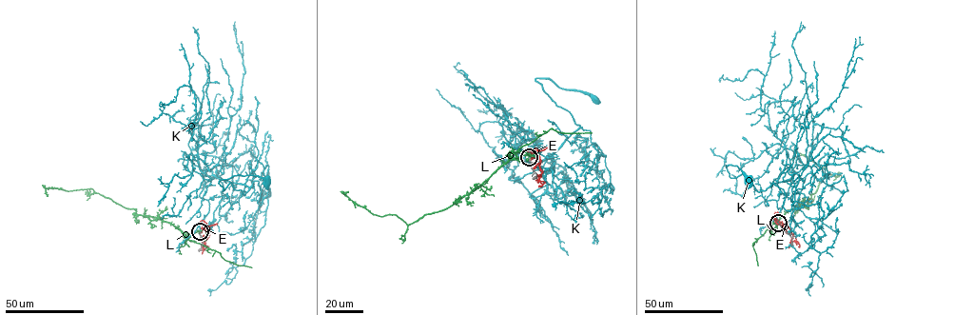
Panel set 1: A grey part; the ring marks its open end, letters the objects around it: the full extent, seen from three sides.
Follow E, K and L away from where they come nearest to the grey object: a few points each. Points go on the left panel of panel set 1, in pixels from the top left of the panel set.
E: (200, 232), (204, 228), (208, 231), (203, 251)
K: (200, 231), (209, 206), (199, 195), (204, 175), (244, 185), (244, 195), (219, 182), (239, 175), (267, 182)
L: (200, 231), (184, 238), (170, 224), (134, 214), (92, 188), (49, 187), (48, 196)

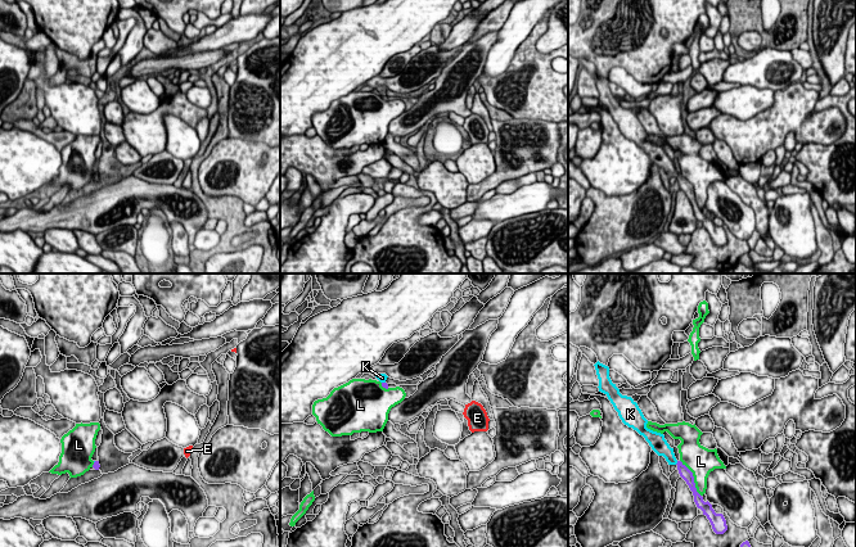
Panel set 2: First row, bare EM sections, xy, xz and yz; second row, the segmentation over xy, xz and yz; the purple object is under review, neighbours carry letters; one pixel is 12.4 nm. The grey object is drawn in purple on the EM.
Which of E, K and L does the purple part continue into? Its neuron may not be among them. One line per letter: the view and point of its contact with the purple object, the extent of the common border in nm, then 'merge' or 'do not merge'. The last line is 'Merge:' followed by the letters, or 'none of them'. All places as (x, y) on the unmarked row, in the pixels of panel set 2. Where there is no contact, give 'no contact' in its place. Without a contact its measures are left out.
E: no contact; do not merge
K: contact yz (677, 175); length 60 nm; merge
L: contact yz (693, 190); length 550 nm; do not merge
Merge: K

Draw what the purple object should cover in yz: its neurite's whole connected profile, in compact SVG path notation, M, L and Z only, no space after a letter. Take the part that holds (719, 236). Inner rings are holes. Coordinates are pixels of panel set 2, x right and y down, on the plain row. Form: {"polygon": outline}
{"polygon": "M599 73L594 77L599 91L599 104L604 105L614 122L618 125L620 131L625 137L636 143L645 150L652 162L663 168L668 177L676 177L680 189L686 194L694 208L694 214L703 227L709 232L712 241L716 247L724 247L727 243L726 232L722 226L716 226L712 217L703 213L703 209L697 204L693 185L681 175L677 173L673 161L670 159L664 148L646 140L648 132L644 130L638 116L627 108L622 108L616 96L609 90L609 80Z"}

